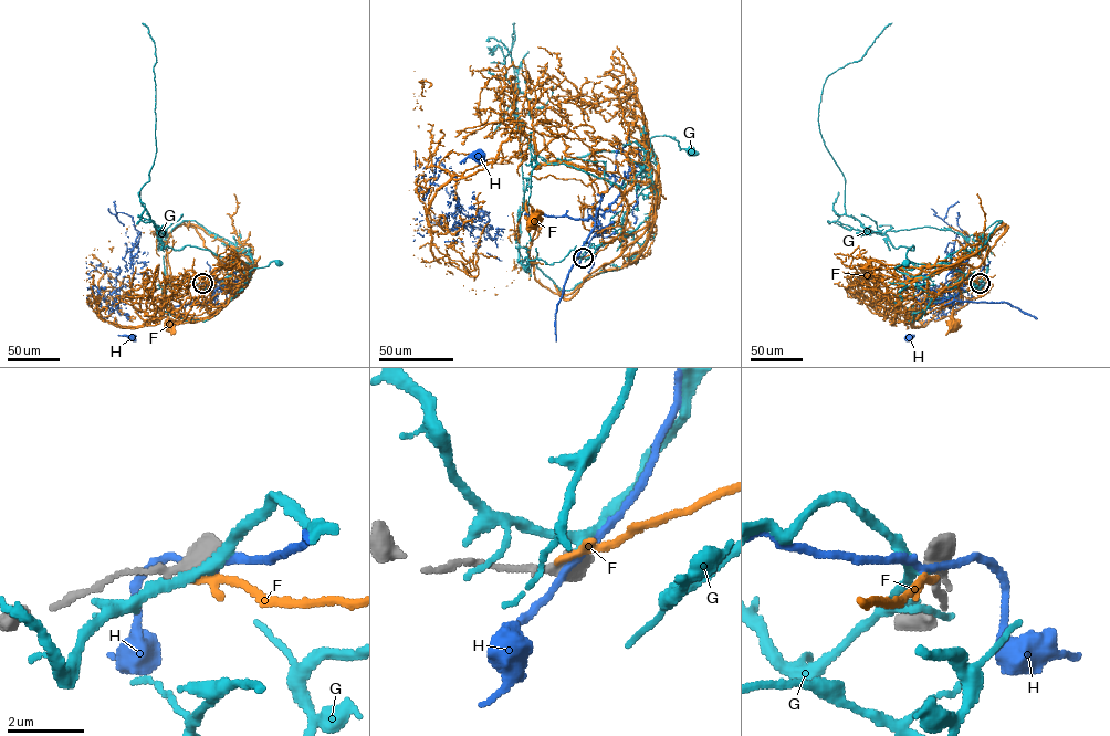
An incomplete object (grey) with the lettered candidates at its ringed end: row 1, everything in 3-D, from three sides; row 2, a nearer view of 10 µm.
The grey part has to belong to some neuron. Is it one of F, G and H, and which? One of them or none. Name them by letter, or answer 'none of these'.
none of these

